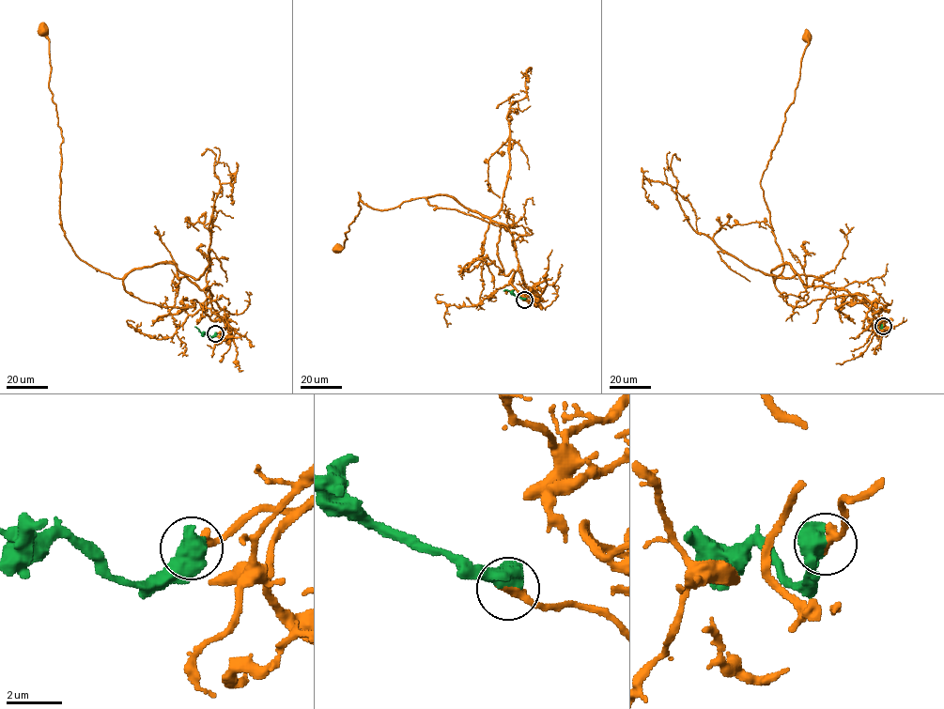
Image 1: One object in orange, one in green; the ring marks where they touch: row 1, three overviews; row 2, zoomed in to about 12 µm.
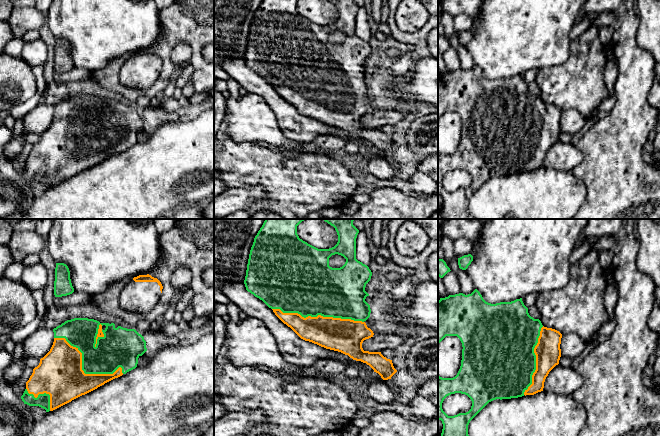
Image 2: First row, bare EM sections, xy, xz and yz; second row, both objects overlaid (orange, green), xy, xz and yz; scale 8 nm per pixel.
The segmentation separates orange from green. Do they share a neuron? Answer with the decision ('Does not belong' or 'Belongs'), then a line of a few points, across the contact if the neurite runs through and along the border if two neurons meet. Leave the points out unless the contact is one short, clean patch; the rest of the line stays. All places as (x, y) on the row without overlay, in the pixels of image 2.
Belongs

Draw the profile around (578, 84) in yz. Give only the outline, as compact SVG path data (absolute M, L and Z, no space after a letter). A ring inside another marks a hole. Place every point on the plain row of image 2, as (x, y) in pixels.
M591 25L579 37L571 41L571 56L560 66L538 69L535 82L540 88L544 103L559 107L562 111L575 109L589 119L608 95L604 81L607 53L599 38L599 28Z

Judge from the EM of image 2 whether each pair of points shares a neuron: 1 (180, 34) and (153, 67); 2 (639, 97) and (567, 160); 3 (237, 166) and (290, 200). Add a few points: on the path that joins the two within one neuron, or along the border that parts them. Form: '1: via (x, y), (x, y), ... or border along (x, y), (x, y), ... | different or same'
1: border along (161, 69), (157, 79), (146, 88) | different
2: border along (576, 145), (582, 154), (582, 160), (570, 170) | different
3: via (250, 166), (256, 166), (277, 187) | same

